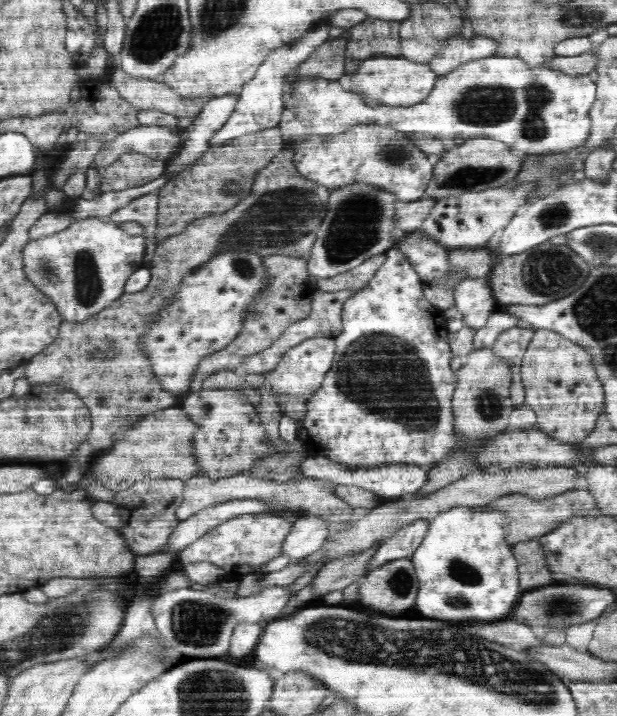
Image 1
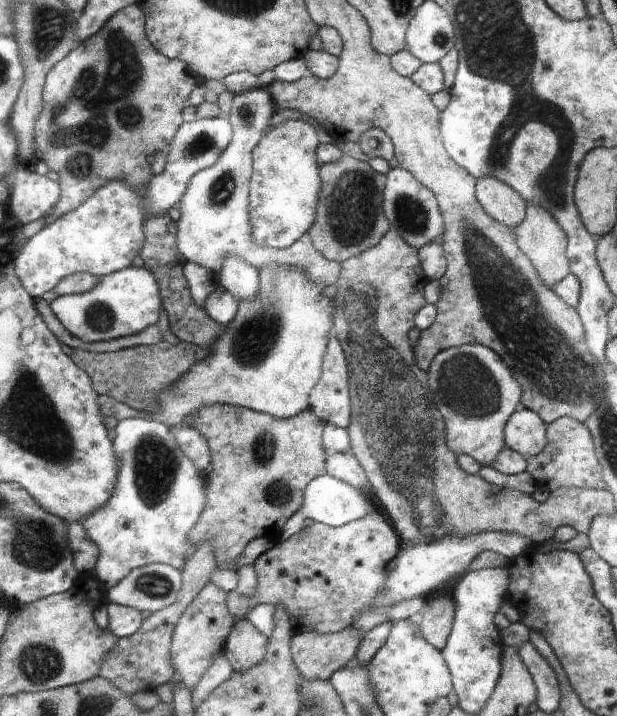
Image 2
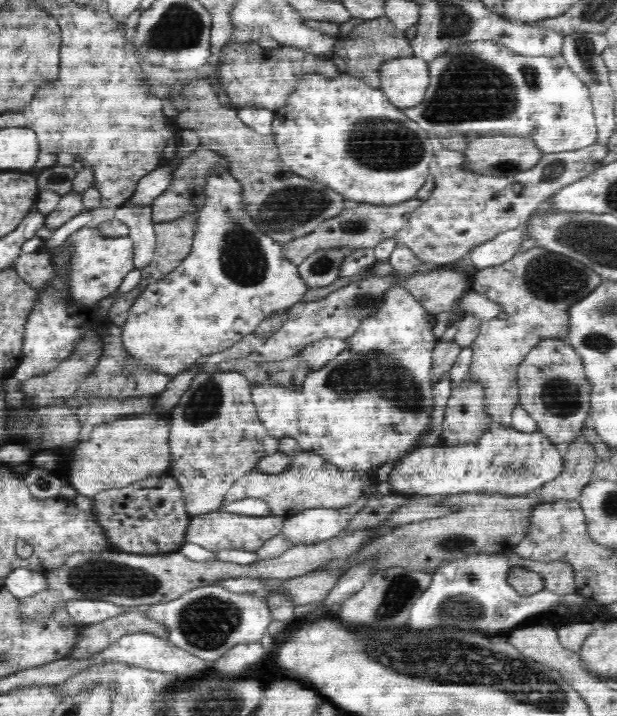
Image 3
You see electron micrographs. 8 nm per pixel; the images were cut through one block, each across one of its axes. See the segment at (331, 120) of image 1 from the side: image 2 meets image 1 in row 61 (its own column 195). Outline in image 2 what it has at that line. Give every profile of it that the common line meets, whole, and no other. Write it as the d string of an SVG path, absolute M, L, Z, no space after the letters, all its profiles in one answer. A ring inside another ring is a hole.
M144 414L119 420L115 431L115 453L119 457L118 485L114 496L106 505L80 521L88 538L99 546L99 560L94 575L104 582L105 590L114 588L132 570L154 563L169 564L176 570L183 570L194 552L194 546L186 540L186 532L196 524L204 506L204 486L202 478L194 470L192 462L180 450L175 434L163 422L152 420Z

